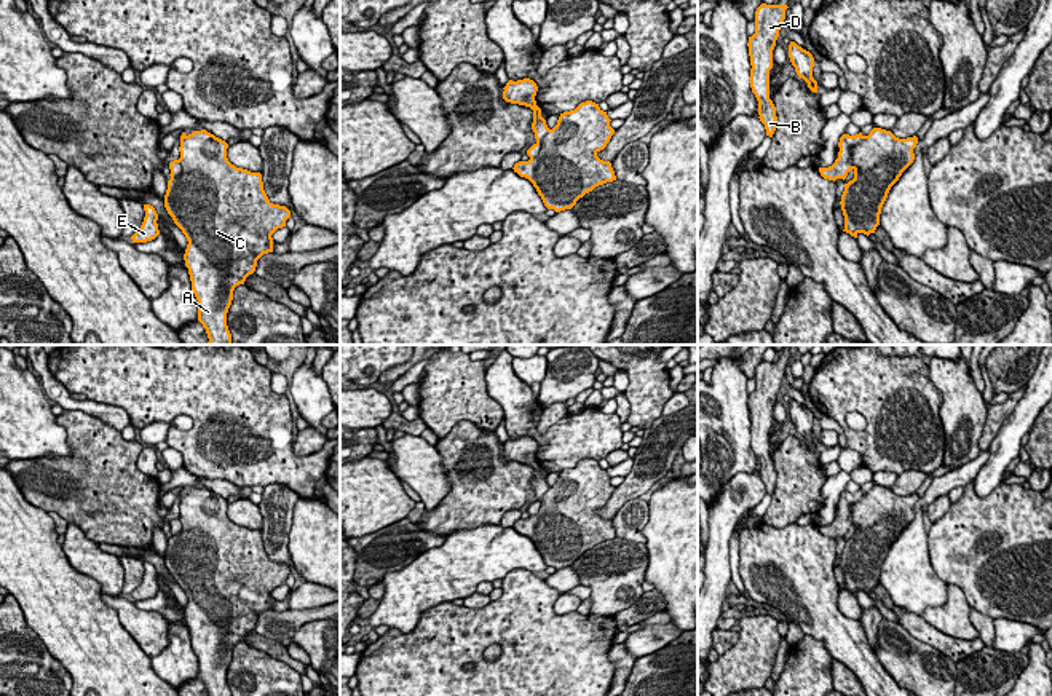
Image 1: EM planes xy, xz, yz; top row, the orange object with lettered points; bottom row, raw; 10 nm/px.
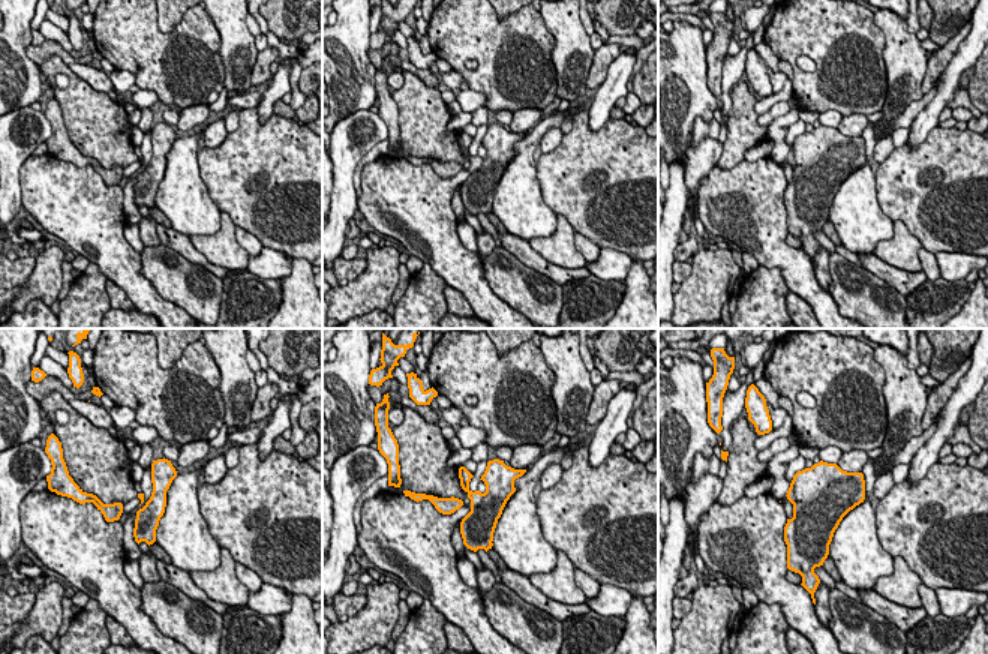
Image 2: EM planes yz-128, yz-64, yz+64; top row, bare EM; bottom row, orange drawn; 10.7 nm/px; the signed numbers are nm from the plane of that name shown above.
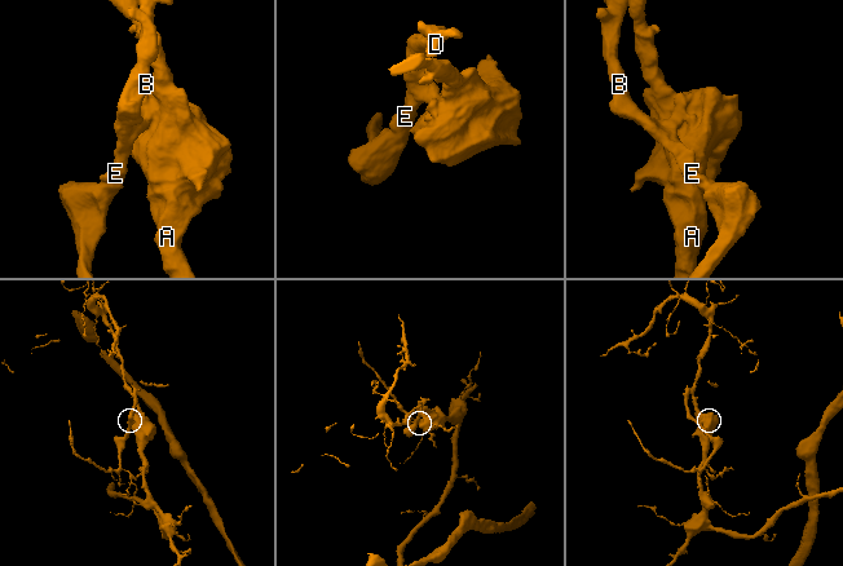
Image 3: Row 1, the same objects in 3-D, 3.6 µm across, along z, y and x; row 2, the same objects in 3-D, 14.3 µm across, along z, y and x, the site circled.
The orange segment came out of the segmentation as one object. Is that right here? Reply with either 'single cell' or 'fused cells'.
fused cells

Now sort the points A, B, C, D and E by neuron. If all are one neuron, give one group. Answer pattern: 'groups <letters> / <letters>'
groups A C / B D E

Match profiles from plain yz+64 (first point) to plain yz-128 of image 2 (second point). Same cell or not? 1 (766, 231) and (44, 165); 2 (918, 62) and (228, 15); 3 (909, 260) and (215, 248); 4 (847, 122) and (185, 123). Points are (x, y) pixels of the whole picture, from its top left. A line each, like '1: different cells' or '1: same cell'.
1: same cell
2: same cell
3: same cell
4: same cell

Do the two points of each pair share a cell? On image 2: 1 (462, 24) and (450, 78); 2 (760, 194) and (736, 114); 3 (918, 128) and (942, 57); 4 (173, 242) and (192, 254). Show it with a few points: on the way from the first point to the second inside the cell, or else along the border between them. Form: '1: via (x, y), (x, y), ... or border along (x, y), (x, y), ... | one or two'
1: border along (453, 69), (465, 81) | two
2: border along (744, 159), (729, 168), (717, 167) | two
3: border along (957, 48), (957, 53), (937, 78) | two
4: via (177, 242), (188, 251) | one

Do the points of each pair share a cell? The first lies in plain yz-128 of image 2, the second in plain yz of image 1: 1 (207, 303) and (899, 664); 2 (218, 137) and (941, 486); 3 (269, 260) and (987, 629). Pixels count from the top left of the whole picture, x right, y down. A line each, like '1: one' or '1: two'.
1: one
2: two
3: two

